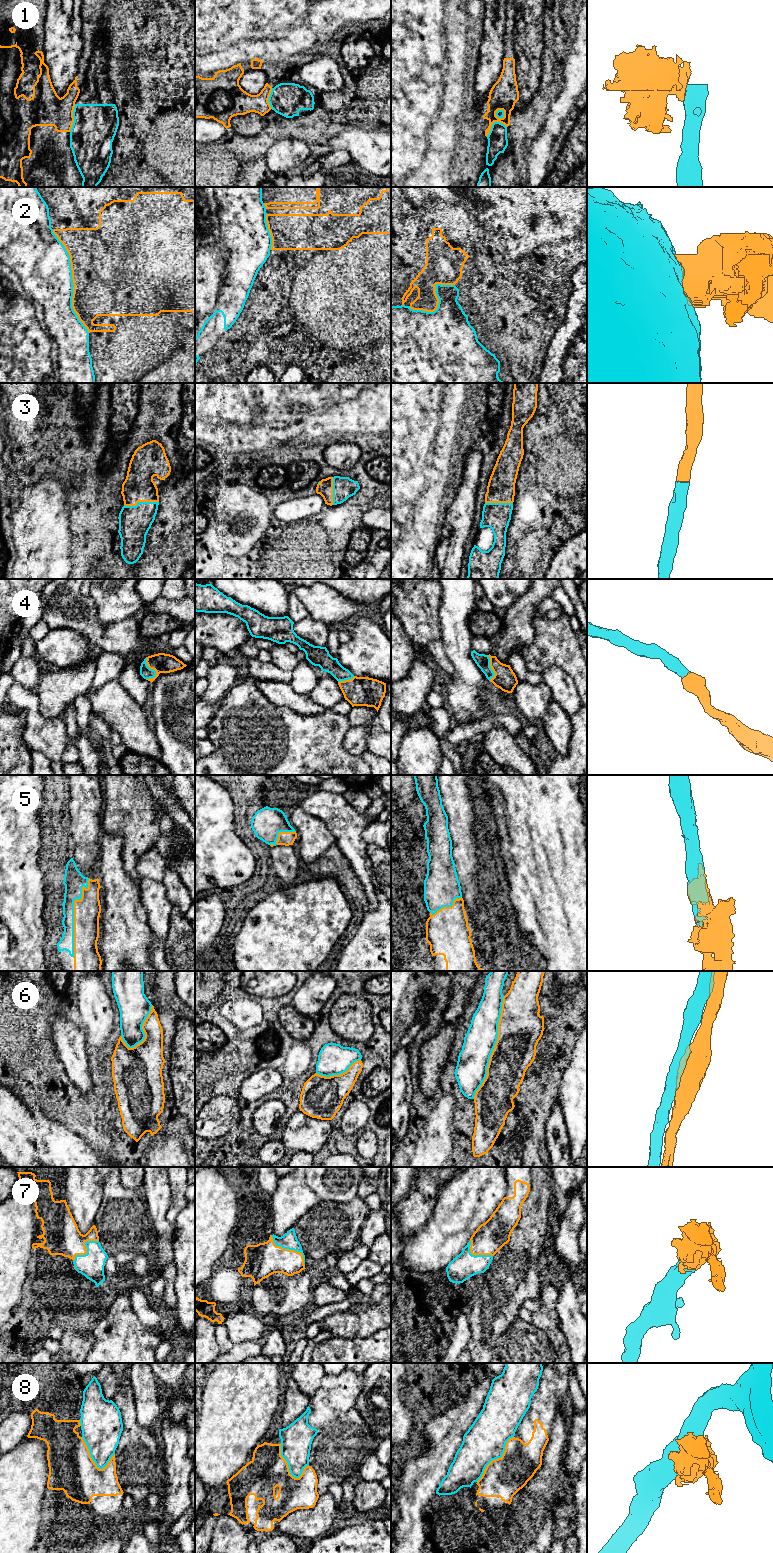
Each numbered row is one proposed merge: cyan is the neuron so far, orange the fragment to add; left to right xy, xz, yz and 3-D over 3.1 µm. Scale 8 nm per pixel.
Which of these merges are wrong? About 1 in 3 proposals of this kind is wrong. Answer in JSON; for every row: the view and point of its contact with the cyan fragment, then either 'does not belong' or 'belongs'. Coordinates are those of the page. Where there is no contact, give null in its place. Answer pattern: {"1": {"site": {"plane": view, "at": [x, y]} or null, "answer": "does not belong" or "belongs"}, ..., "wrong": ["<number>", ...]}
{"1": {"site": {"plane": "xy", "at": [74, 118]}, "answer": "does not belong"}, "2": {"site": {"plane": "xy", "at": [72, 281]}, "answer": "does not belong"}, "3": {"site": {"plane": "xy", "at": [141, 502]}, "answer": "belongs"}, "4": {"site": {"plane": "xy", "at": [152, 669]}, "answer": "belongs"}, "5": {"site": {"plane": "xy", "at": [73, 914]}, "answer": "belongs"}, "6": {"site": {"plane": "yz", "at": [494, 1046]}, "answer": "does not belong"}, "7": {"site": {"plane": "xz", "at": [290, 1249]}, "answer": "belongs"}, "8": {"site": {"plane": "yz", "at": [496, 1458]}, "answer": "does not belong"}, "wrong": ["1", "2", "6", "8"]}

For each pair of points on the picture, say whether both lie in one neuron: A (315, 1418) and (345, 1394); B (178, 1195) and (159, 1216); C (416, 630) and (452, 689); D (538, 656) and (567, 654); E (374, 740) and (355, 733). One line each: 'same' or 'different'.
A: same
B: different
C: different
D: same
E: different

